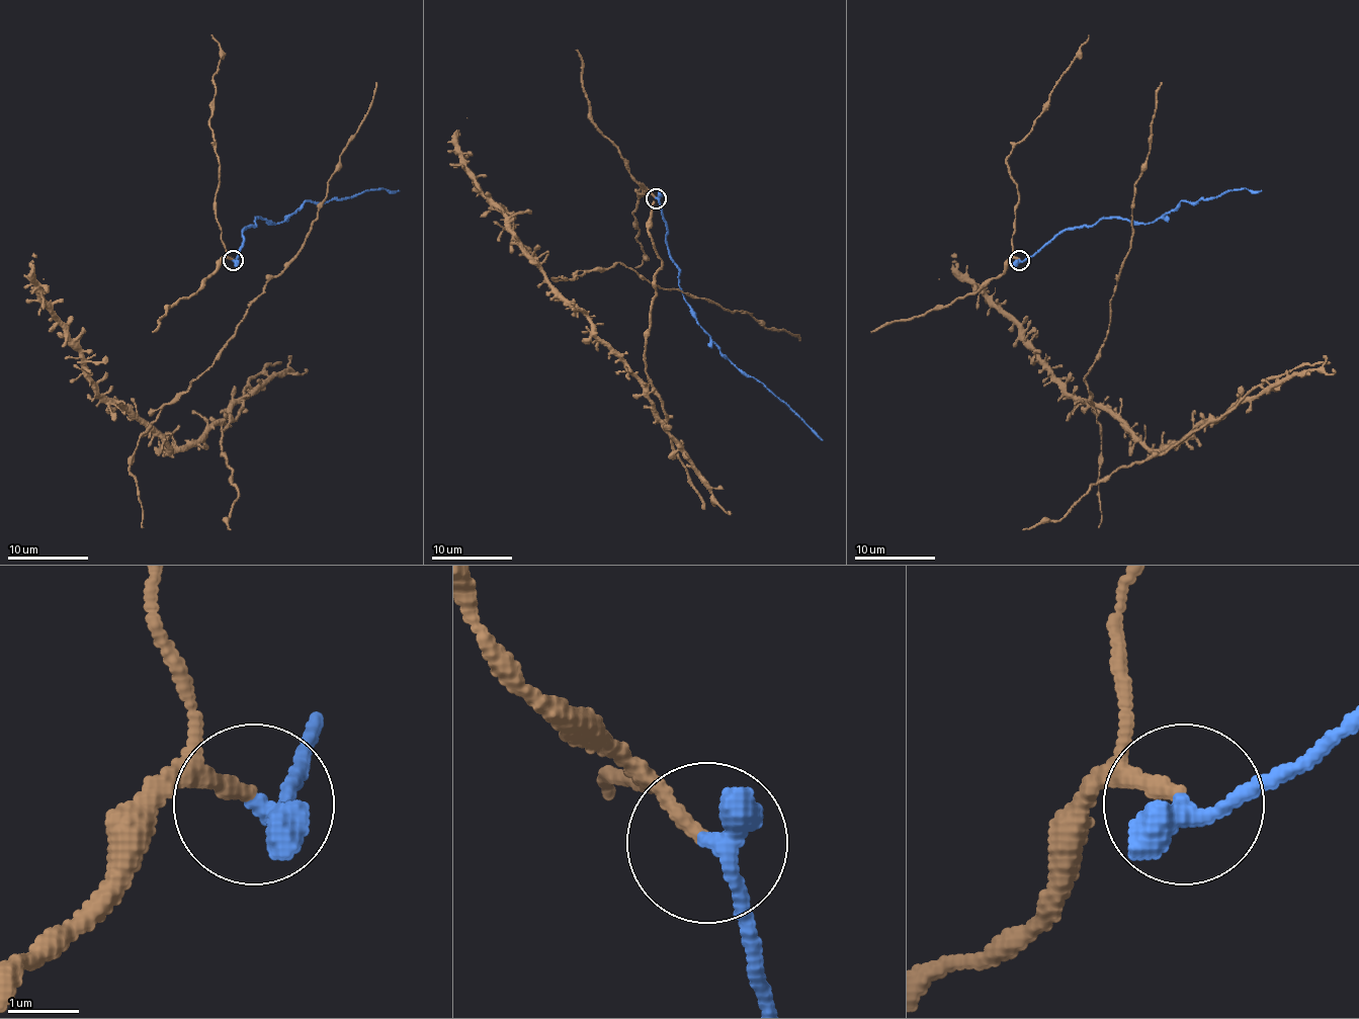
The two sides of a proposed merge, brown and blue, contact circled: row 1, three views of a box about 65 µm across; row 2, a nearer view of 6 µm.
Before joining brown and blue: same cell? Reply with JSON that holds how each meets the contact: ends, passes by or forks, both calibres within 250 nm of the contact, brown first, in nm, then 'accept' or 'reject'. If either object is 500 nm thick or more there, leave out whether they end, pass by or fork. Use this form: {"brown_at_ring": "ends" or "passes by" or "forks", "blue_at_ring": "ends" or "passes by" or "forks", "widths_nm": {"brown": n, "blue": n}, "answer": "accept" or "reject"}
{"brown_at_ring": "ends", "blue_at_ring": "ends", "widths_nm": {"brown": 200, "blue": 480}, "answer": "accept"}

